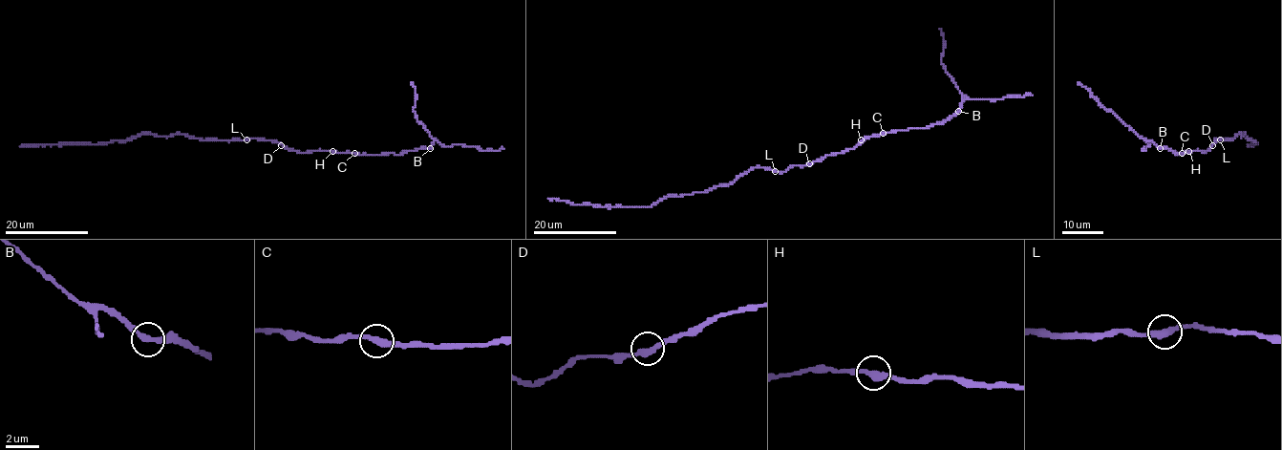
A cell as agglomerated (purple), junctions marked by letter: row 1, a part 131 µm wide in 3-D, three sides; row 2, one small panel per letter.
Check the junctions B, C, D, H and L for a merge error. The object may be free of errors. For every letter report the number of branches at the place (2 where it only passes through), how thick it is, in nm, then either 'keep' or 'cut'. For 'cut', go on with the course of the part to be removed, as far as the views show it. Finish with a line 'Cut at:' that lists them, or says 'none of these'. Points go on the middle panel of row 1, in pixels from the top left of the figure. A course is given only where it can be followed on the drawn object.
B: 2 | 340 nm | keep
C: 2 | 360 nm | keep
D: 2 | 320 nm | keep
H: 2 | 360 nm | keep
L: 2 | 360 nm | keep
Cut at: none of these

